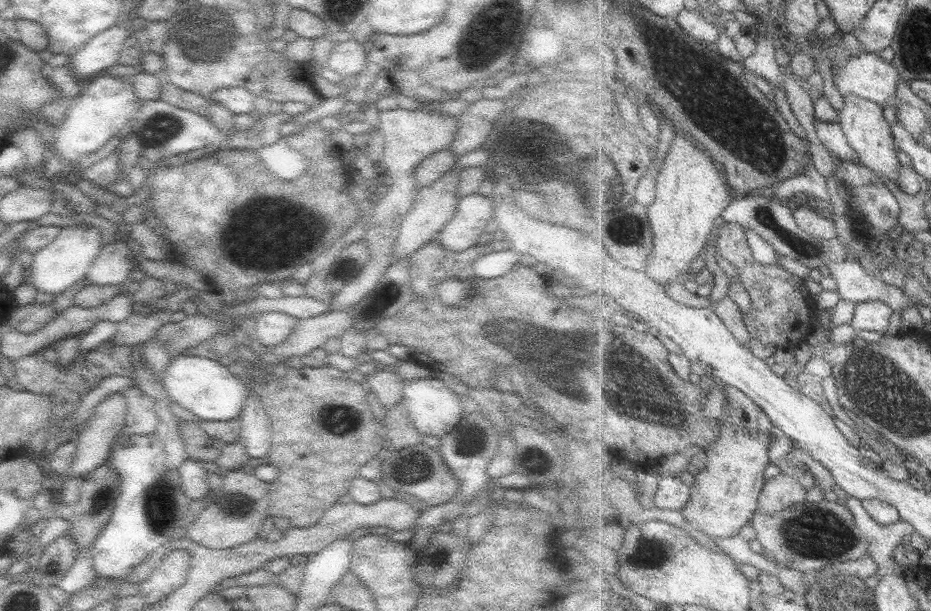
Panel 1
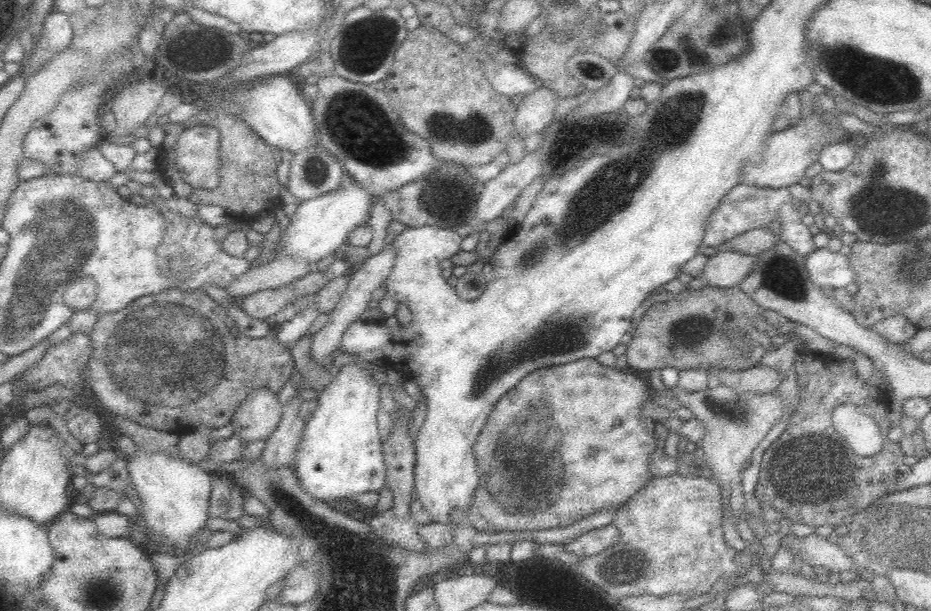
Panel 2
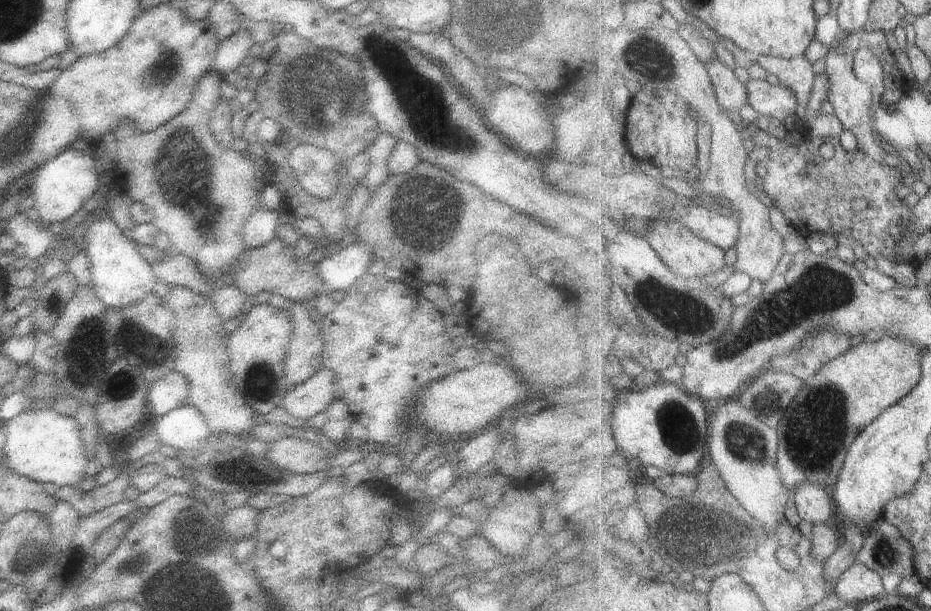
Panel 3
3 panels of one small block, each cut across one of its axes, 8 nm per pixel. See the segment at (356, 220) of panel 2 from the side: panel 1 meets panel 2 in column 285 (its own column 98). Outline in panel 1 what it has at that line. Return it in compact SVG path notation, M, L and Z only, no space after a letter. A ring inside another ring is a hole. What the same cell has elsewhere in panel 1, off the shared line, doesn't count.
M91 226L61 227L57 236L43 248L33 253L30 264L26 267L26 281L37 293L57 296L69 286L86 278L88 268L101 250L101 232Z

